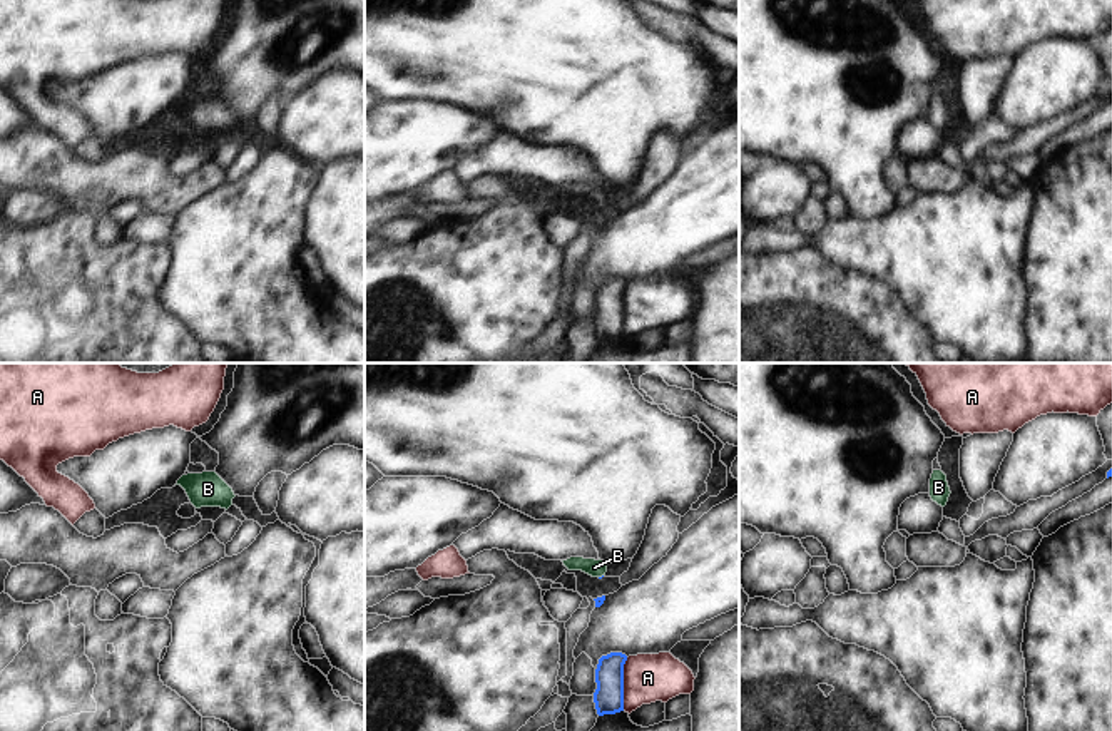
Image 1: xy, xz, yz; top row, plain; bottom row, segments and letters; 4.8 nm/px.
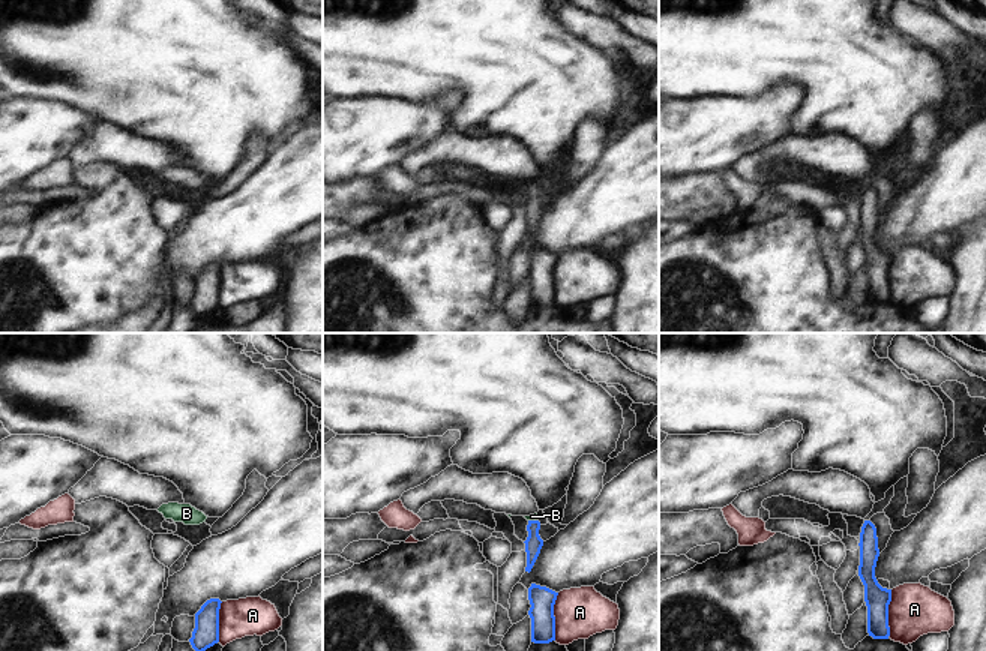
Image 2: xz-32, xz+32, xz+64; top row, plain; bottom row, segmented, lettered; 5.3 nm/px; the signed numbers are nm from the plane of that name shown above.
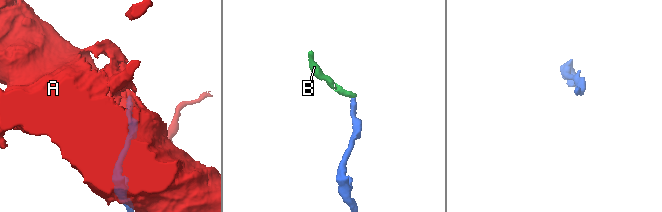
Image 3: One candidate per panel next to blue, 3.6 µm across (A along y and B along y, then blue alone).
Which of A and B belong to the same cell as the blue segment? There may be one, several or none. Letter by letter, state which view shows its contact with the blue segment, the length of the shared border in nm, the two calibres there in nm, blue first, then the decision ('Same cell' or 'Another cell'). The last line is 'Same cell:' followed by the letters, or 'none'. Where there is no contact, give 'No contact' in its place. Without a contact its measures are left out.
A: Touches blue in xz. Shared border 260 nm. Thickness 140 nm (blue) against 240 nm. Another cell
B: Touches blue in xz. Shared border 30 nm. Thickness 20 nm (blue) against 80 nm. Same cell
Same cell: B.

